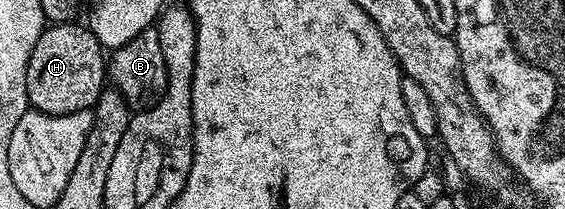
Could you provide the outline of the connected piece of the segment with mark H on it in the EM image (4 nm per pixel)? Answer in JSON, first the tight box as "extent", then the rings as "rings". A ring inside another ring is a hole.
{"extent":[27,21,107,116],"rings":[[[78,21],[48,25],[37,40],[27,65],[30,109],[53,116],[91,110],[103,93],[107,78],[105,49],[91,29],[79,25]]]}

